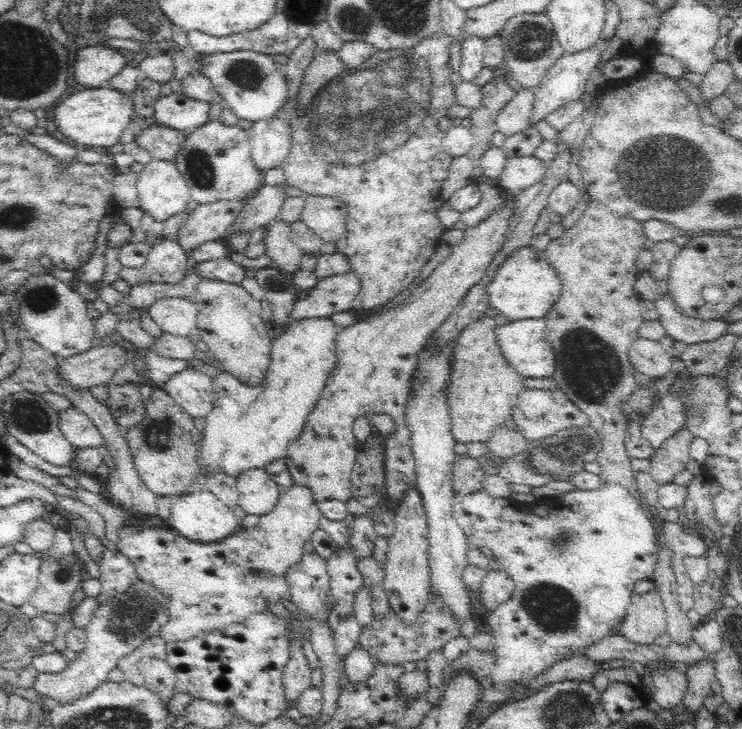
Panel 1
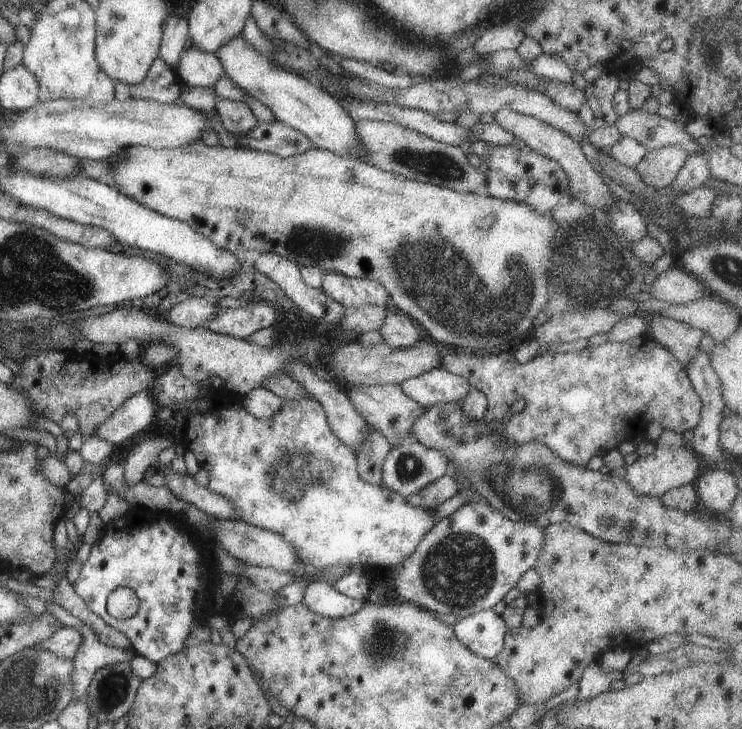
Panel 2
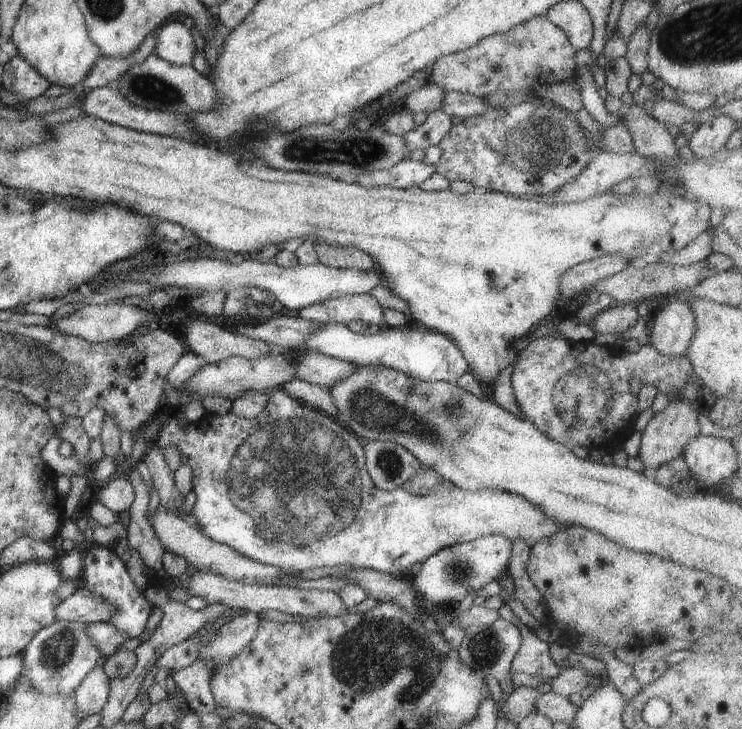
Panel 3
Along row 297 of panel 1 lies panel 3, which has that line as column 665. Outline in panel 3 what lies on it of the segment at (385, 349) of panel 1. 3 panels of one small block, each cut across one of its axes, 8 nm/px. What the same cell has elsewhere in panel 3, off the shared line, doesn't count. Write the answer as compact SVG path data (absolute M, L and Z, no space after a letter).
M676 397L670 399L668 406L664 410L654 414L643 432L641 432L639 456L642 458L644 468L647 469L645 473L653 475L654 470L660 464L666 464L666 462L681 456L682 452L684 452L684 446L688 444L690 438L700 436L698 413L699 409L696 409L695 404L692 404L688 398Z

